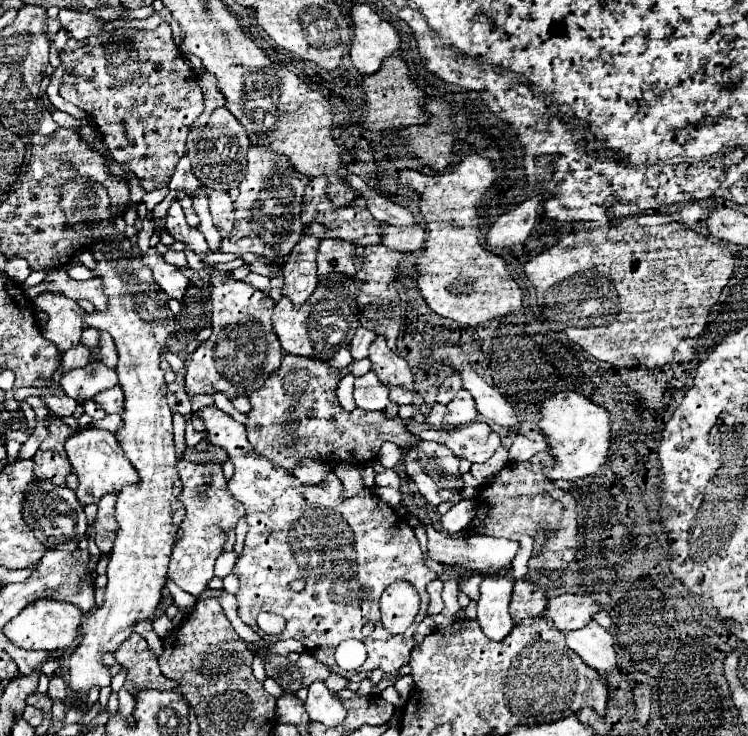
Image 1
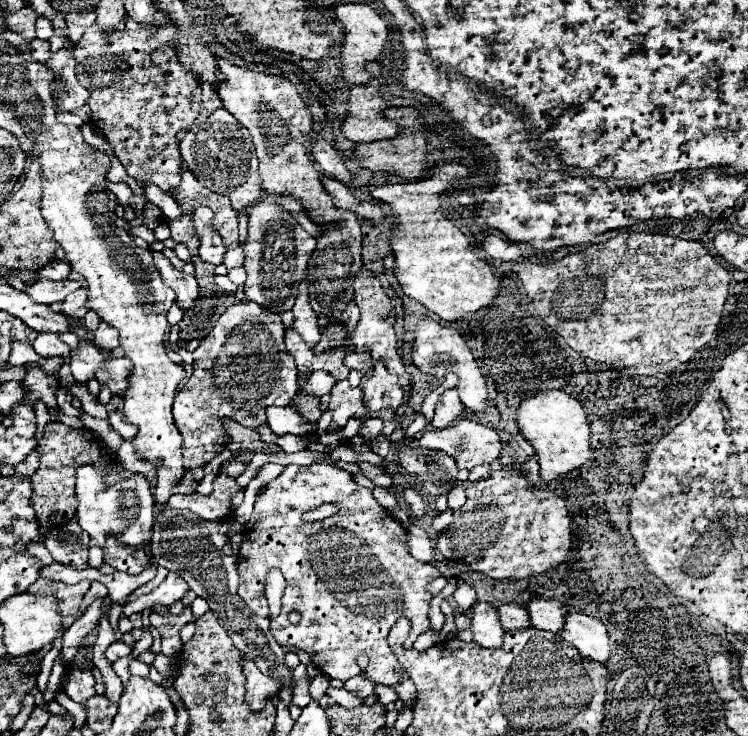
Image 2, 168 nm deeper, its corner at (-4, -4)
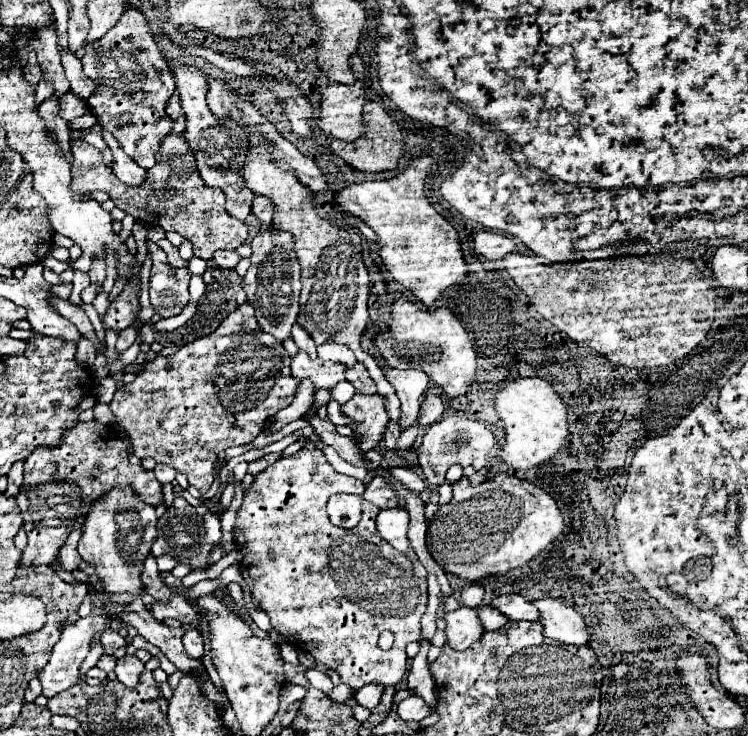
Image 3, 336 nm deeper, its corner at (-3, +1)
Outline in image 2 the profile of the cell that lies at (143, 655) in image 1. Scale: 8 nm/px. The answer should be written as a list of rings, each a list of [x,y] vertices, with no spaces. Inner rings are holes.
[[[112,642],[112,644],[108,646],[108,650],[106,650],[108,662],[114,662],[114,660],[118,660],[118,658],[122,658],[122,656],[130,656],[130,654],[132,654],[132,646],[128,646],[128,644],[124,644],[124,642]]]

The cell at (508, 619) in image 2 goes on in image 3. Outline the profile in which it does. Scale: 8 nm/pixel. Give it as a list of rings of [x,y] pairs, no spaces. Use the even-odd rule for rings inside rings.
[[[481,605],[477,609],[477,617],[481,617],[481,625],[485,625],[485,631],[493,631],[493,629],[499,629],[505,625],[505,617],[495,611],[493,607],[487,607],[487,605]]]

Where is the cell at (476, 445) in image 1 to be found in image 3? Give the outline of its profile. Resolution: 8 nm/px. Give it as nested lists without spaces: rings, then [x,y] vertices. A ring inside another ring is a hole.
[[[453,415],[453,417],[445,417],[443,421],[431,425],[425,431],[423,443],[417,449],[417,455],[419,455],[419,465],[421,465],[421,471],[427,483],[441,485],[443,475],[451,465],[461,465],[461,467],[471,465],[475,471],[483,469],[487,465],[487,455],[493,449],[493,445],[495,445],[495,437],[483,423],[471,421],[463,415]]]

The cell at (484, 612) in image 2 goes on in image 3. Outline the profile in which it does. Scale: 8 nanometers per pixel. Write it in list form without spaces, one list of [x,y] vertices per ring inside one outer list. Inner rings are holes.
[[[459,607],[457,611],[451,611],[445,615],[445,645],[449,645],[455,651],[463,651],[471,647],[481,635],[483,627],[477,619],[477,609]]]

